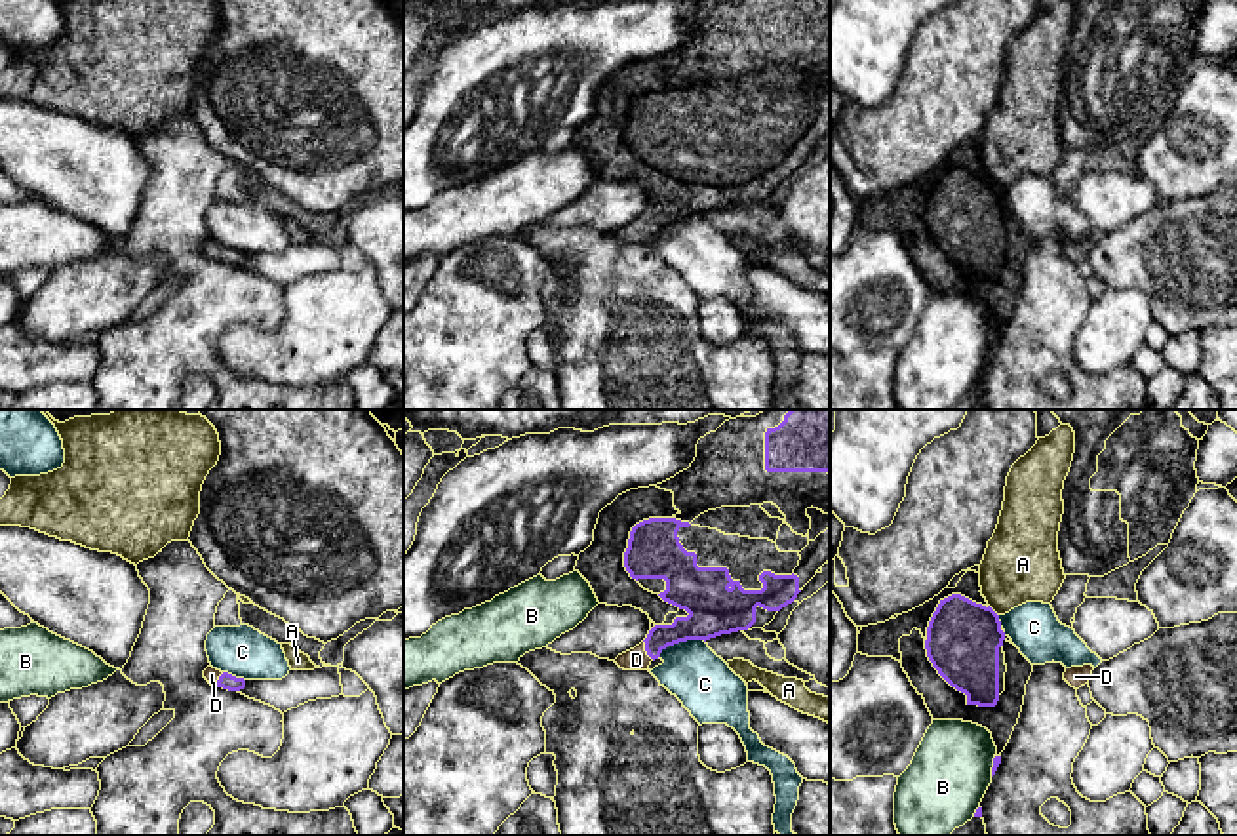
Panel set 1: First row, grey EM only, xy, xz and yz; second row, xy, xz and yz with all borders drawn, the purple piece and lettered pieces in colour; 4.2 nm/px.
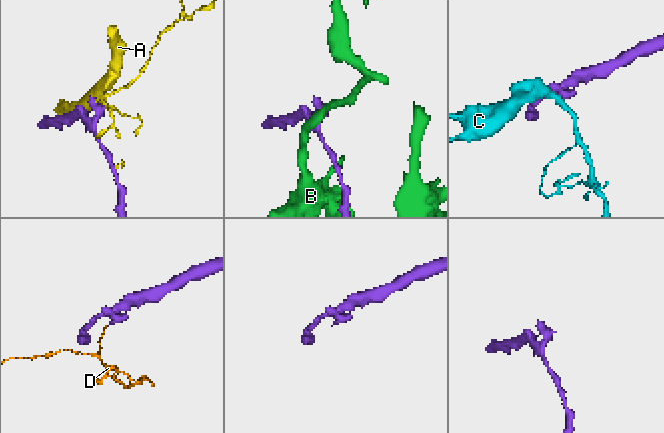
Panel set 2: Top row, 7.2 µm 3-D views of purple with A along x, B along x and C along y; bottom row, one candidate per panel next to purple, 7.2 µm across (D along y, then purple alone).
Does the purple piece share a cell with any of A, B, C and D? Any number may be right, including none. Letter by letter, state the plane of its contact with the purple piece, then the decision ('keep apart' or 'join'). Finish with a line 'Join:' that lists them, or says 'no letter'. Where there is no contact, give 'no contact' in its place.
A: yz | keep apart
B: yz | keep apart
C: xz | keep apart
D: xz | join
Join: D

